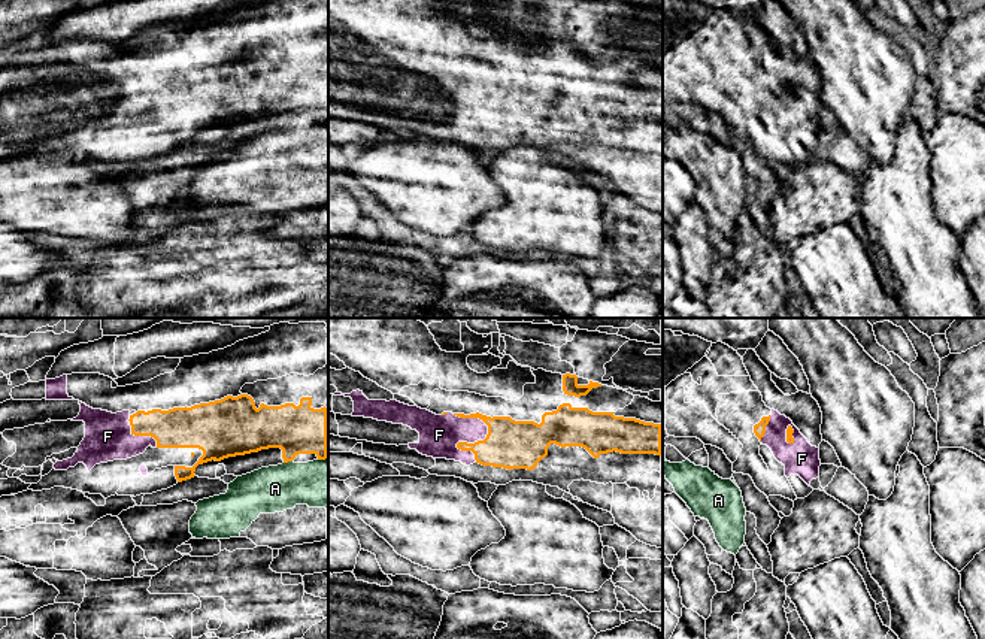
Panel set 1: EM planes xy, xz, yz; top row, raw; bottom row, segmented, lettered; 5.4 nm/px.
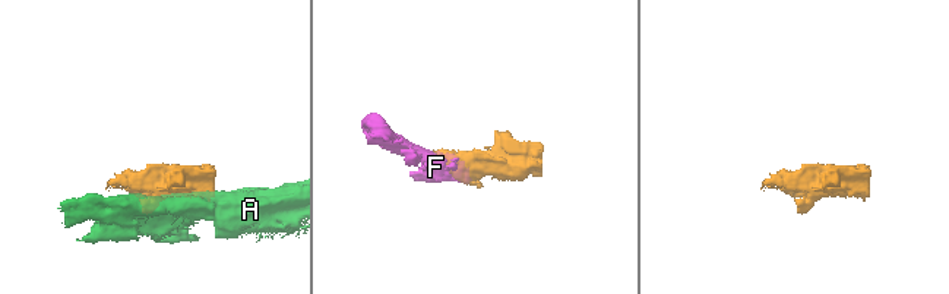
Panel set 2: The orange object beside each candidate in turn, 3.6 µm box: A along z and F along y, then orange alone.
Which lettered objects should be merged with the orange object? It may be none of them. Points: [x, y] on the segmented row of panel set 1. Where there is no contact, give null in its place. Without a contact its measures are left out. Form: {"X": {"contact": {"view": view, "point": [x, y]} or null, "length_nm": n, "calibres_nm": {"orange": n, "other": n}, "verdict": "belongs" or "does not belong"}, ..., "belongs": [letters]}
{"A": {"contact": {"view": "xy", "point": [287, 462]}, "length_nm": 50, "calibres_nm": {"orange": 260, "other": 260}, "verdict": "does not belong"}, "F": {"contact": {"view": "xz", "point": [479, 441]}, "length_nm": 300, "calibres_nm": {"orange": 260, "other": 220}, "verdict": "belongs"}, "belongs": ["F"]}

